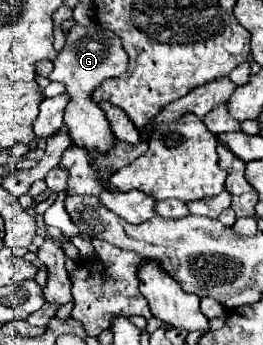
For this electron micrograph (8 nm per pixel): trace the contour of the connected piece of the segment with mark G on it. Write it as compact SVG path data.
M76 25L68 31L64 49L54 59L54 71L50 73L48 79L66 85L66 93L70 101L66 105L64 123L66 123L68 135L72 137L76 145L86 147L86 149L104 151L104 153L114 145L116 139L110 131L108 119L104 117L102 109L96 103L92 103L92 93L96 87L102 85L104 79L122 75L126 67L128 67L128 55L122 47L120 37L114 35L112 31L106 31L98 25L88 25L88 27Z

